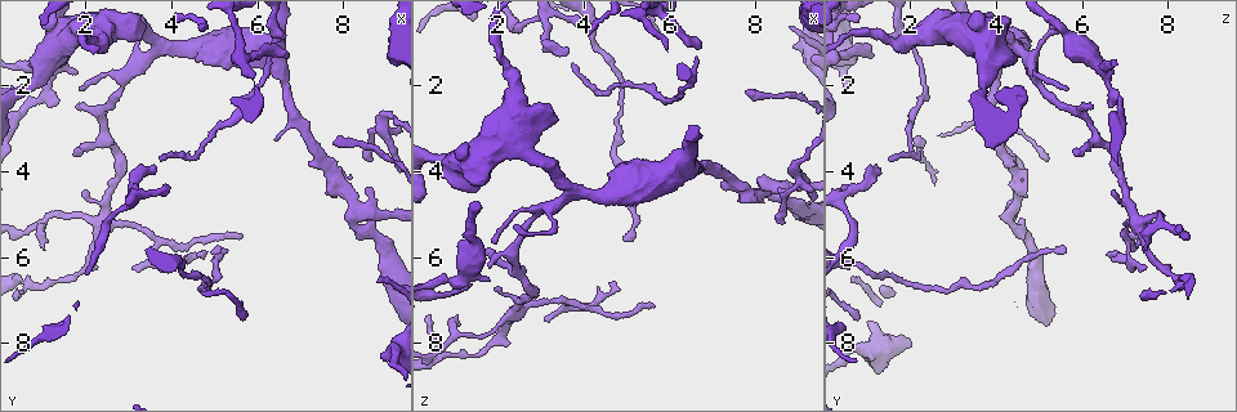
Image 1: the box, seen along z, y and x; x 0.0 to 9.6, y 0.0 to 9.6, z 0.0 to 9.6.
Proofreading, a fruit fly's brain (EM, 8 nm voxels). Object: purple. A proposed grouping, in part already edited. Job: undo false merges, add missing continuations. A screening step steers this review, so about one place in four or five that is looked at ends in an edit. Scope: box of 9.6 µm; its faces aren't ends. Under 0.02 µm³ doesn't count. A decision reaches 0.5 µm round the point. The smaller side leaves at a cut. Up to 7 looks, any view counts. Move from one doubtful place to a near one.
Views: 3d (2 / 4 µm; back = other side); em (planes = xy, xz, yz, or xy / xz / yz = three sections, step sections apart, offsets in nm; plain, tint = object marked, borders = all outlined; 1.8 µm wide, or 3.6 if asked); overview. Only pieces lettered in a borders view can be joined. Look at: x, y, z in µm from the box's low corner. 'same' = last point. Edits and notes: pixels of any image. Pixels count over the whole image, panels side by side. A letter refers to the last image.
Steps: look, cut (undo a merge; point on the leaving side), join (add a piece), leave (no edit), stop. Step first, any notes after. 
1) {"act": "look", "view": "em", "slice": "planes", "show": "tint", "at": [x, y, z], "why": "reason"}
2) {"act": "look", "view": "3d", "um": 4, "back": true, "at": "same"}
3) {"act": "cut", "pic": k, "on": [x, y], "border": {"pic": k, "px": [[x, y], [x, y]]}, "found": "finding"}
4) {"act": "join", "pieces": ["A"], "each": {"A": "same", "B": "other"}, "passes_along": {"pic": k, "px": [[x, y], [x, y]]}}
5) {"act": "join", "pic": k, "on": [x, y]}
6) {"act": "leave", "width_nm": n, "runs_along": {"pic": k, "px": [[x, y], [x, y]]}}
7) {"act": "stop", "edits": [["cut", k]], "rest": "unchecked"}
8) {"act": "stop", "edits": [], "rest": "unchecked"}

{"act": "look", "view": "3d", "um": 2, "at": [8.90, 3.05, 4.00]}

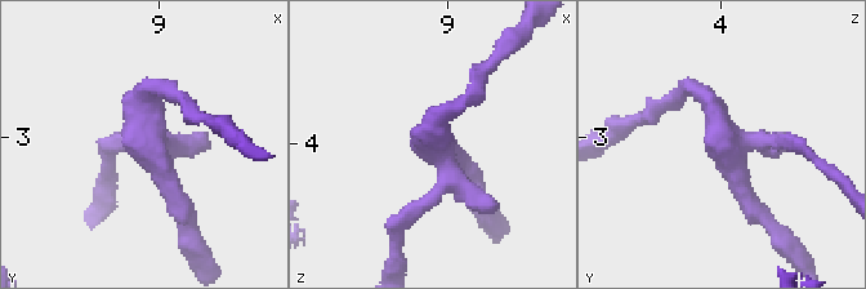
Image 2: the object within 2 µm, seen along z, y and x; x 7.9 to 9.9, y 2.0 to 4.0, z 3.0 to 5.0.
{"act": "look", "view": "em", "slice": "planes", "show": "borders", "at": [8.90, 3.02, 4.02], "why": "shape alone is not enough"}

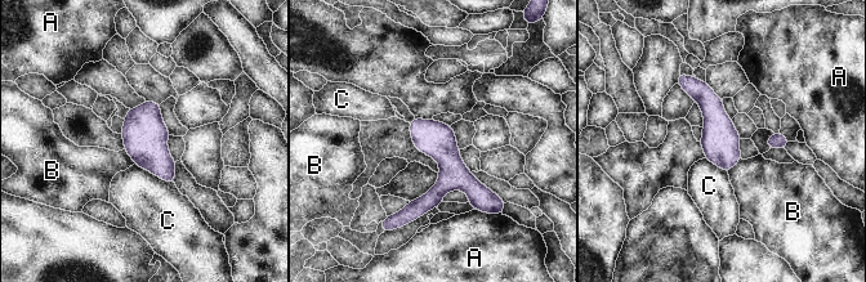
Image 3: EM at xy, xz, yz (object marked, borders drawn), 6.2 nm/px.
{"act": "leave", "each": {"A": "other", "B": "other", "C": "other"}, "found": "continuous, no second neuron"}

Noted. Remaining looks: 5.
{"act": "look", "view": "em", "slice": "planes", "show": "borders", "at": [5.65, 5.50, 7.15], "why": "branch stops here"}

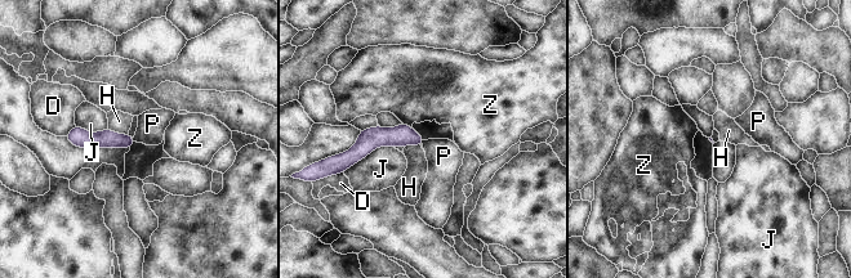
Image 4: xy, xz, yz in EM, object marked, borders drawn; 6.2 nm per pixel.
{"act": "leave", "each": {"D": "other", "H": "other", "J": "other", "P": "other", "Z": "other"}, "found": "no lettered piece goes on from it"}

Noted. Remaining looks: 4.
{"act": "look", "view": "em", "slice": "yz", "step": 16, "show": "tint", "at": [2.40, 5.05, 7.20], "why": "four-way junction"}

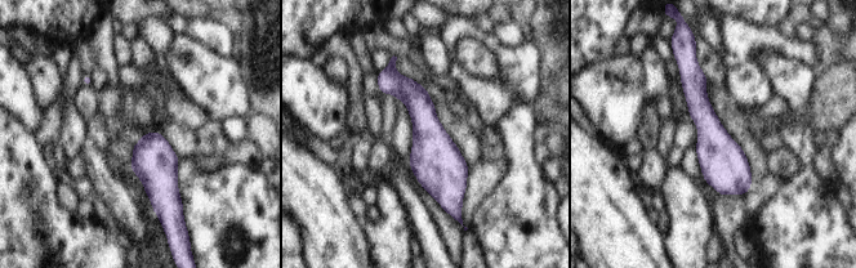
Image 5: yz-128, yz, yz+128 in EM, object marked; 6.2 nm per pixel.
{"act": "look", "view": "em", "slice": "yz", "step": 16, "show": "borders", "at": "same", "why": "what lies round it"}

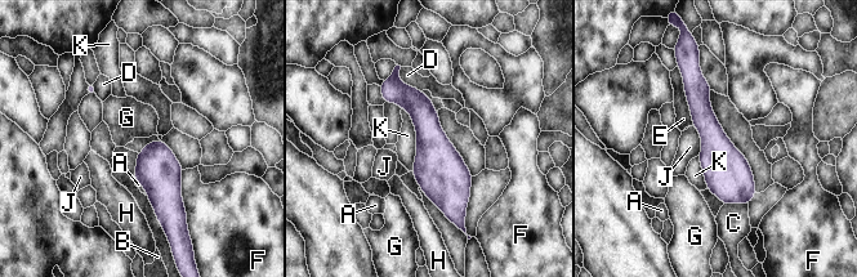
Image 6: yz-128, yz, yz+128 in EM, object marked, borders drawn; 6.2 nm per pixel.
{"act": "leave", "width_nm": 140, "each": {"A": "other", "B": "other", "C": "other", "D": "other", "E": "other", "F": "other", "G": "other", "H": "other", "J": "other", "K": "other"}, "found": "one neuron here"}

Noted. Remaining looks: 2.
{"act": "stop", "edits": [], "rest": "unchecked"}

